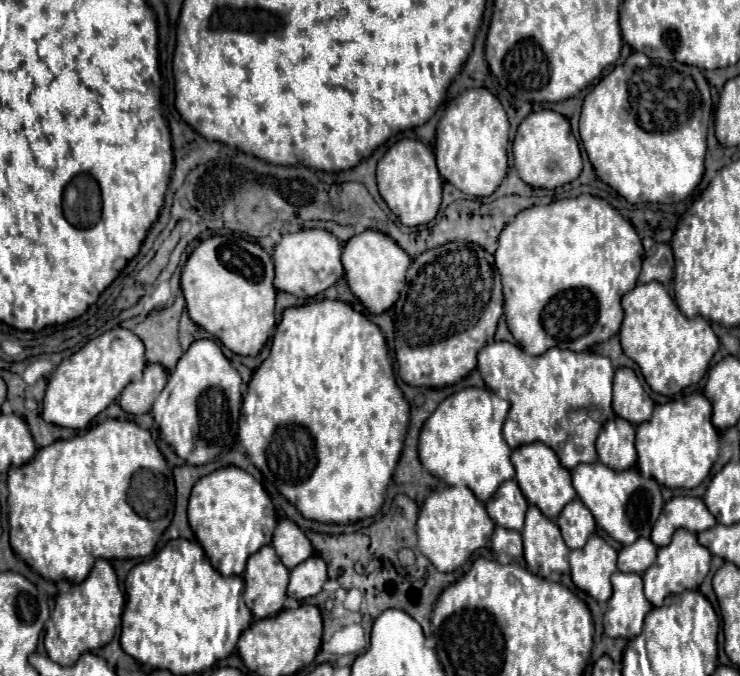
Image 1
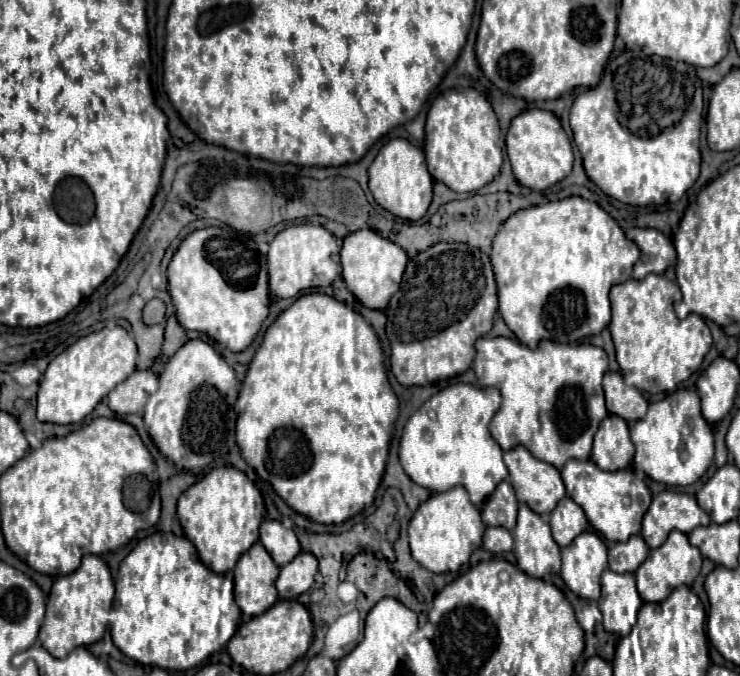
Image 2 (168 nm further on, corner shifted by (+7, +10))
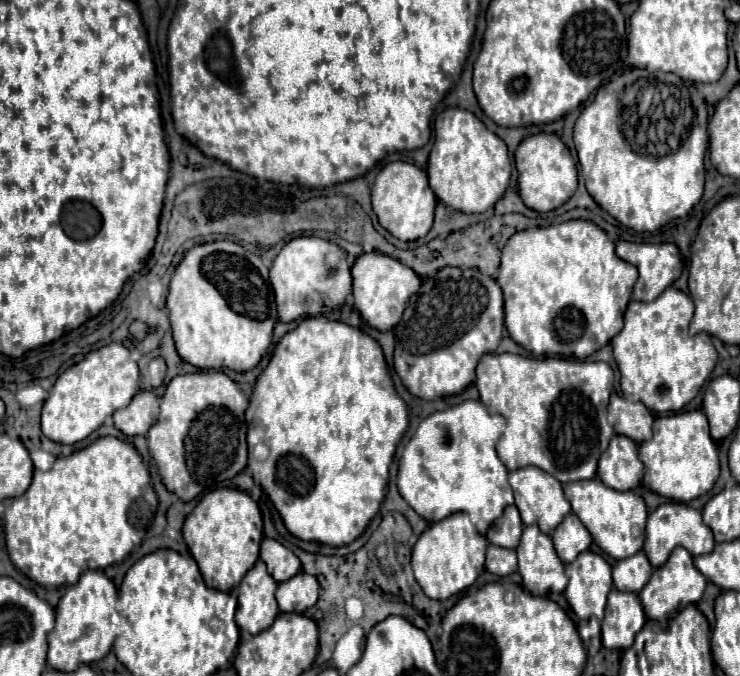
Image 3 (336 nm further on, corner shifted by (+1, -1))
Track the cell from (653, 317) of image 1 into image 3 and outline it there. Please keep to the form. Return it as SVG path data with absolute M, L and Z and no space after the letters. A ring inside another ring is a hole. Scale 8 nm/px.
M673 286L653 302L629 302L625 326L611 340L613 356L621 372L621 392L627 400L643 402L653 412L673 412L697 396L713 372L717 350L709 334L689 336L687 326L691 316L691 298Z

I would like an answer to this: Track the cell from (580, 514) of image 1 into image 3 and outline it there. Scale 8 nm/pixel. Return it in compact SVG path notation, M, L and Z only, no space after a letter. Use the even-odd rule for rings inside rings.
M573 512L563 518L563 522L555 528L551 538L563 564L569 564L571 560L575 560L577 554L585 552L591 546L589 530Z

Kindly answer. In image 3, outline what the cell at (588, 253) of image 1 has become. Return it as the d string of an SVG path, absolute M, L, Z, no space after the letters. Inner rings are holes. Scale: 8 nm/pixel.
M569 220L543 228L515 232L501 254L497 282L503 290L505 328L533 356L585 358L603 348L623 328L623 316L639 272L615 254L607 232L589 220Z

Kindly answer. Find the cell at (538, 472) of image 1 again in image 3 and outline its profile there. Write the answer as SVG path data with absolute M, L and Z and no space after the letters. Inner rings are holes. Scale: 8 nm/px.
M527 466L513 470L509 472L509 484L515 492L515 506L519 508L523 524L537 524L545 534L551 534L559 526L559 522L571 512L571 504L563 494L561 482L555 480L551 474L543 472L541 468Z

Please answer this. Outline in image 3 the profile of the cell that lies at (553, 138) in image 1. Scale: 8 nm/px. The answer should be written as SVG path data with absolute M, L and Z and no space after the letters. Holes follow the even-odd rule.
M539 132L521 140L519 148L515 150L515 166L519 172L519 194L525 206L531 210L549 212L559 208L577 190L577 164L557 134Z

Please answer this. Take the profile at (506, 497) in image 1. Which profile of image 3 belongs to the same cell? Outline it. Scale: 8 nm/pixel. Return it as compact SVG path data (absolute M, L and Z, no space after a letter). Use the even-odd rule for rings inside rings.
M511 504L511 506L505 508L501 518L487 530L485 536L491 544L515 550L517 544L519 544L521 532L523 532L523 522L521 522L519 510L515 508L515 504Z

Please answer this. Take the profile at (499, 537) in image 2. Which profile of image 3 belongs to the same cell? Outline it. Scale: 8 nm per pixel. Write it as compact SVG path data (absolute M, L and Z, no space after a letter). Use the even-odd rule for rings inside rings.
M489 544L487 548L487 562L485 568L497 576L505 576L517 570L517 556L515 550L499 548L495 544Z

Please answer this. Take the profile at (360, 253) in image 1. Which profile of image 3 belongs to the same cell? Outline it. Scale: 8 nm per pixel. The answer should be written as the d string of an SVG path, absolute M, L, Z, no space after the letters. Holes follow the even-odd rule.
M363 252L361 256L357 256L351 268L351 276L353 276L353 306L357 308L361 318L377 330L391 330L401 320L411 294L417 292L421 282L419 276L409 266L381 252Z

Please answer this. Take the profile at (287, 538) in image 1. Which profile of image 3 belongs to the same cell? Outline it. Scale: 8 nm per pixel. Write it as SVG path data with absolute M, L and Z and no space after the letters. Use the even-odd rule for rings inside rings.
M265 538L261 542L261 560L267 564L267 570L275 582L285 582L301 570L299 558L273 538Z

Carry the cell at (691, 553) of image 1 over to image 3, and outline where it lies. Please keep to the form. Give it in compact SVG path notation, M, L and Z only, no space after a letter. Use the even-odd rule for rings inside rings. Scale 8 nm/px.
M675 548L669 556L669 560L655 568L651 574L651 580L645 584L645 588L639 592L643 610L653 620L665 620L671 612L681 610L687 604L699 602L703 596L703 590L707 586L707 578L693 566L693 556L685 548Z

